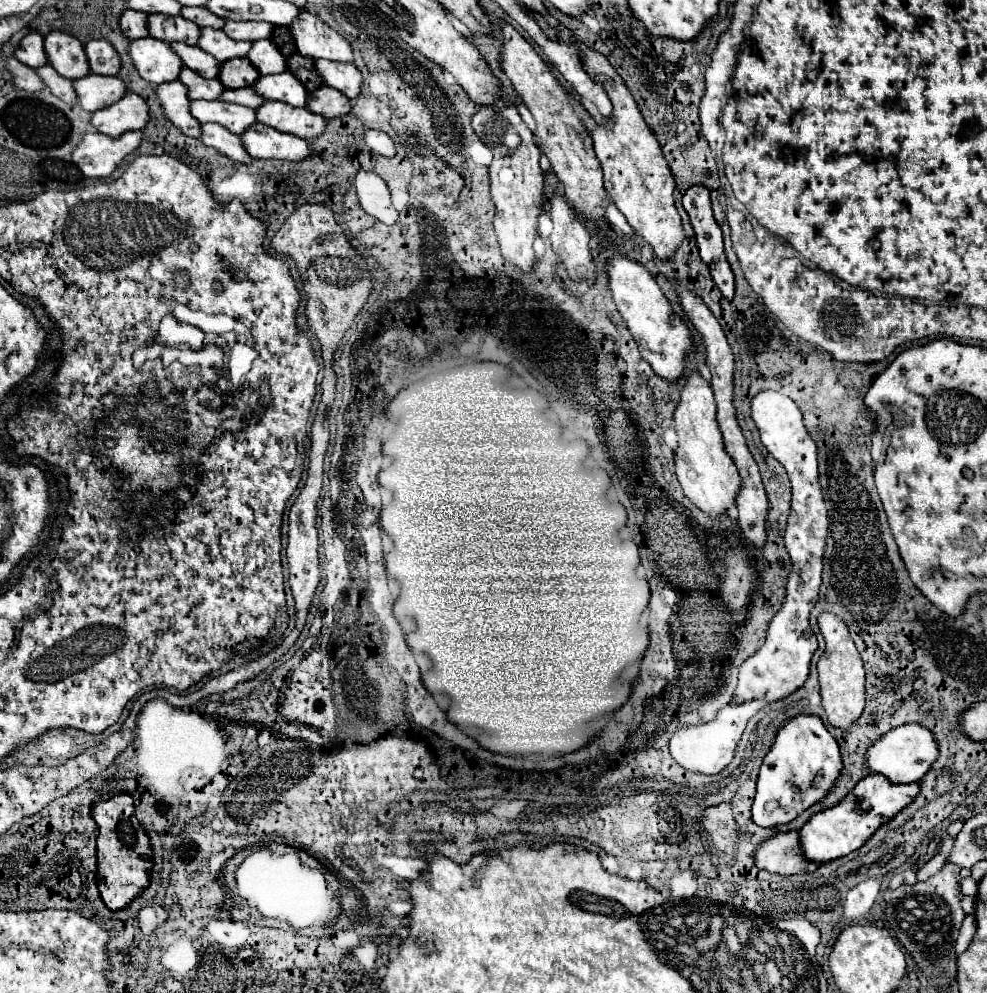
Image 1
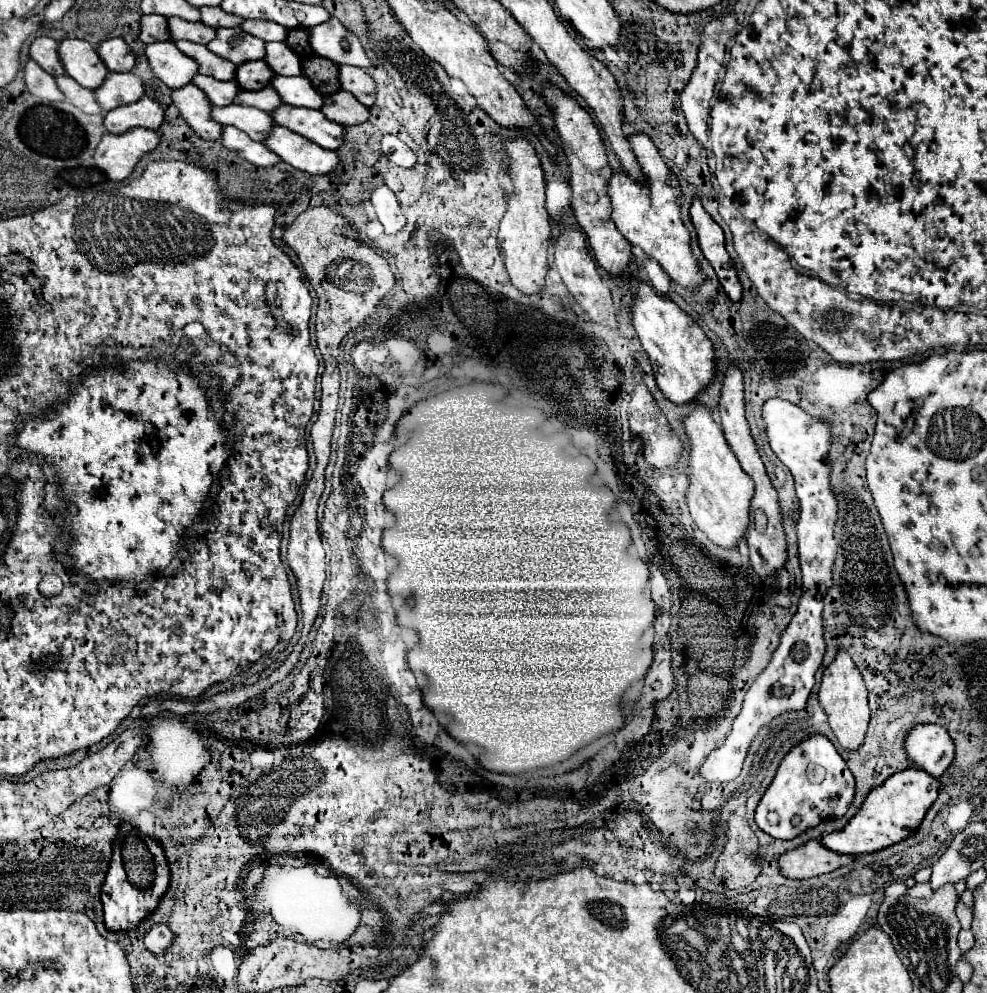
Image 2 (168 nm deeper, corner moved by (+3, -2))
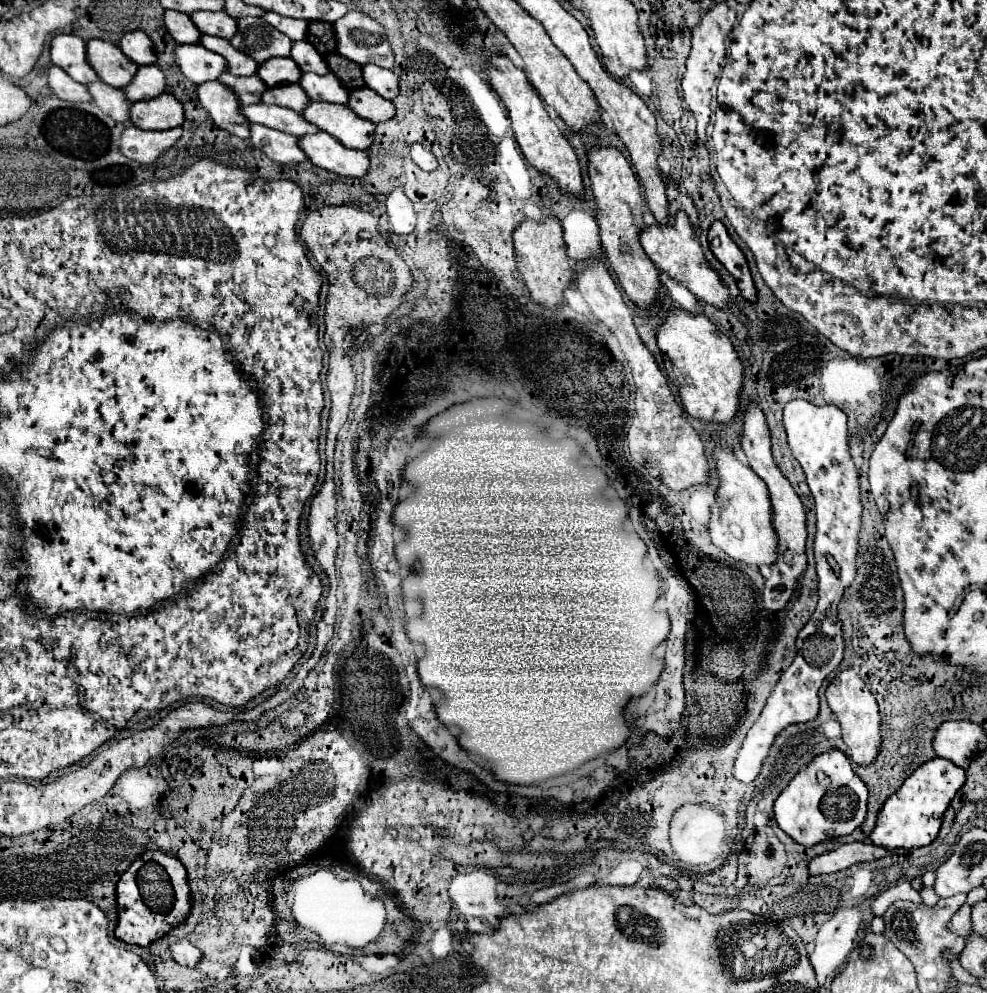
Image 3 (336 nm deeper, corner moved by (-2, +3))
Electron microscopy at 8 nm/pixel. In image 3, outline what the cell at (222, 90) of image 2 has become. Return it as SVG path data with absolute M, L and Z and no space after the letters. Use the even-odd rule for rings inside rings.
M223 72L223 74L219 76L219 82L223 82L225 86L231 86L231 90L237 94L241 106L259 102L259 94L267 88L255 74L253 74L253 76L239 78L239 76L233 76L233 74Z

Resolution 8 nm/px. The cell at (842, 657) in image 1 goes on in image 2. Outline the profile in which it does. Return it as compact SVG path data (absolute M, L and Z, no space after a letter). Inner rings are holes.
M838 651L834 663L828 669L824 669L818 699L820 699L822 709L828 715L830 729L834 731L838 743L846 751L856 751L864 741L864 735L870 723L870 709L868 709L868 691L864 687L862 675L846 651Z

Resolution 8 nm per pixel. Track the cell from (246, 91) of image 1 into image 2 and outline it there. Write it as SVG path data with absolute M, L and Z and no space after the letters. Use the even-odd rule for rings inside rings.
M264 87L260 91L240 91L240 95L234 99L234 103L252 105L252 107L258 107L258 109L270 113L282 105L282 99L278 93L272 91L272 87Z

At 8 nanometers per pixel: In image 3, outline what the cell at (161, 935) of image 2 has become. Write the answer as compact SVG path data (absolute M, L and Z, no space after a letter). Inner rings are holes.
M177 940L169 946L169 952L171 952L171 958L183 966L195 966L201 958L199 950L189 942L189 940Z

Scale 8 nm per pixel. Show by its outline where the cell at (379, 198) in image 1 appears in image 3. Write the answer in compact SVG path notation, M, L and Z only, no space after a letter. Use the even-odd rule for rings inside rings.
M395 188L387 196L387 216L395 234L411 234L415 228L415 212L411 200L401 188Z

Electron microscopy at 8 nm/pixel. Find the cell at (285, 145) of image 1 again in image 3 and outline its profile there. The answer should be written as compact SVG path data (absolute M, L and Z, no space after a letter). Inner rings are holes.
M327 132L305 134L299 138L299 146L315 166L339 176L363 176L369 168L367 152L345 148Z

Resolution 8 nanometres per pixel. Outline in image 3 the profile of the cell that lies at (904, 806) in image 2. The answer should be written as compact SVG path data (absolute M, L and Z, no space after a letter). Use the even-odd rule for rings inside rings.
M933 758L925 764L921 764L905 782L903 786L891 794L883 808L879 810L879 818L875 822L875 828L869 832L867 840L875 846L883 846L887 850L899 850L899 848L919 848L927 846L935 840L941 816L947 810L951 798L965 782L965 770L951 764L945 758Z

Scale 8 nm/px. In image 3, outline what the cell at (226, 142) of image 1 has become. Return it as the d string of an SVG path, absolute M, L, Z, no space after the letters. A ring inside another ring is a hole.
M251 124L251 144L261 150L263 154L267 154L267 158L271 158L273 162L279 164L289 164L289 162L303 162L307 160L307 156L299 150L297 146L297 136L289 136L283 134L279 130L271 130L265 128L261 124Z

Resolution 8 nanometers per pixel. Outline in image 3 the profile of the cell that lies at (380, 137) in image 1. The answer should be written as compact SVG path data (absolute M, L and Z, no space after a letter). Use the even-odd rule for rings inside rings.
M411 144L411 146L409 146L409 156L411 156L411 160L413 160L421 170L425 170L425 172L431 172L431 170L437 168L435 156L433 156L429 150L425 150L421 144Z

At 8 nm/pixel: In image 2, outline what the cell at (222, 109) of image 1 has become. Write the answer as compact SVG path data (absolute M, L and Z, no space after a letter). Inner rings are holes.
M244 105L214 107L212 117L222 125L238 127L240 131L248 133L254 141L264 141L266 135L270 135L270 127L276 125L274 119L270 119L270 113L260 111L256 107L244 107Z

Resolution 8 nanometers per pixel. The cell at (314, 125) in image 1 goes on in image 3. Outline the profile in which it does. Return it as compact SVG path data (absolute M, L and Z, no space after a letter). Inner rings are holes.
M309 102L303 110L303 118L337 138L347 148L367 150L371 146L371 134L375 126L369 120L357 118L357 114L343 104Z

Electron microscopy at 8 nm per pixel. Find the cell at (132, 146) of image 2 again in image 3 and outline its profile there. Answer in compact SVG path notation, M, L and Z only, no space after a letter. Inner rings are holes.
M127 126L121 134L119 150L129 160L135 160L139 164L151 164L171 146L175 146L179 138L181 128L169 128L159 132L159 130L139 130L135 126Z

